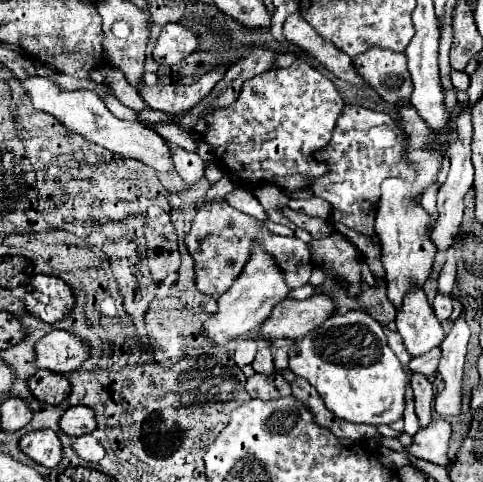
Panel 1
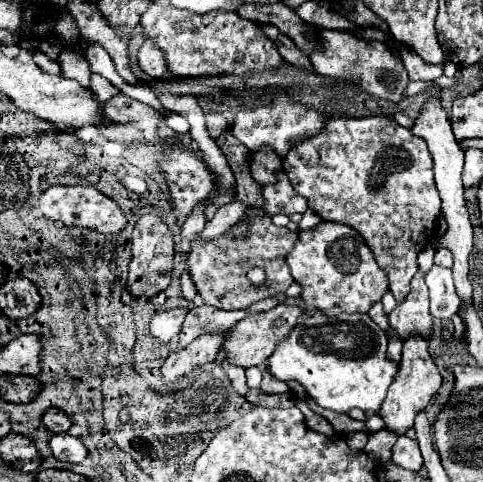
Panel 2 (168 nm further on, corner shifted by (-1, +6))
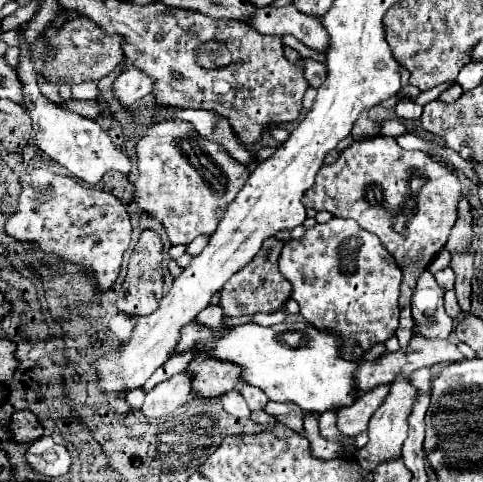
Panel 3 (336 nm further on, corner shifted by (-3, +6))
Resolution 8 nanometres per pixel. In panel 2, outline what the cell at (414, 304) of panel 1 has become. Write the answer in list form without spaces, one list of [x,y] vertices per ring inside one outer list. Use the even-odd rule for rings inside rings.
[[[415,336],[405,340],[403,358],[399,362],[399,372],[395,374],[395,380],[389,386],[387,398],[377,412],[385,422],[385,430],[401,436],[409,428],[413,428],[417,412],[421,412],[429,404],[431,396],[439,390],[439,386],[441,386],[441,374],[429,356],[429,342],[425,338],[415,338]]]

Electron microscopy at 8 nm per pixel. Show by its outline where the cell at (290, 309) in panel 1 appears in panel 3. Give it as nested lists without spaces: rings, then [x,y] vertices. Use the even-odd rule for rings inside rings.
[[[195,356],[191,360],[191,364],[187,366],[187,370],[193,372],[193,392],[197,396],[205,396],[205,398],[213,398],[213,396],[221,396],[233,388],[237,388],[239,380],[239,368],[235,368],[233,364],[225,364],[225,360],[211,360],[211,356]]]

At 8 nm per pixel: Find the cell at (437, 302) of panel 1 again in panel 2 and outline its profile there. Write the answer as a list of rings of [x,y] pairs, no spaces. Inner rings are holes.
[[[433,266],[429,270],[429,274],[425,276],[425,284],[429,288],[431,314],[439,320],[453,318],[457,314],[461,298],[455,292],[451,270],[441,268],[441,266]]]

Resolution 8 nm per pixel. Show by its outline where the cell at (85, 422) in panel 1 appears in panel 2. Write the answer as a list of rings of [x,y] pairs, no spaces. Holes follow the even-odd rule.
[[[47,408],[47,410],[43,412],[41,420],[43,420],[45,428],[47,428],[49,432],[53,432],[53,434],[61,434],[61,432],[65,432],[65,430],[71,426],[69,416],[67,416],[67,414],[61,414],[61,410],[57,410],[57,408]]]

